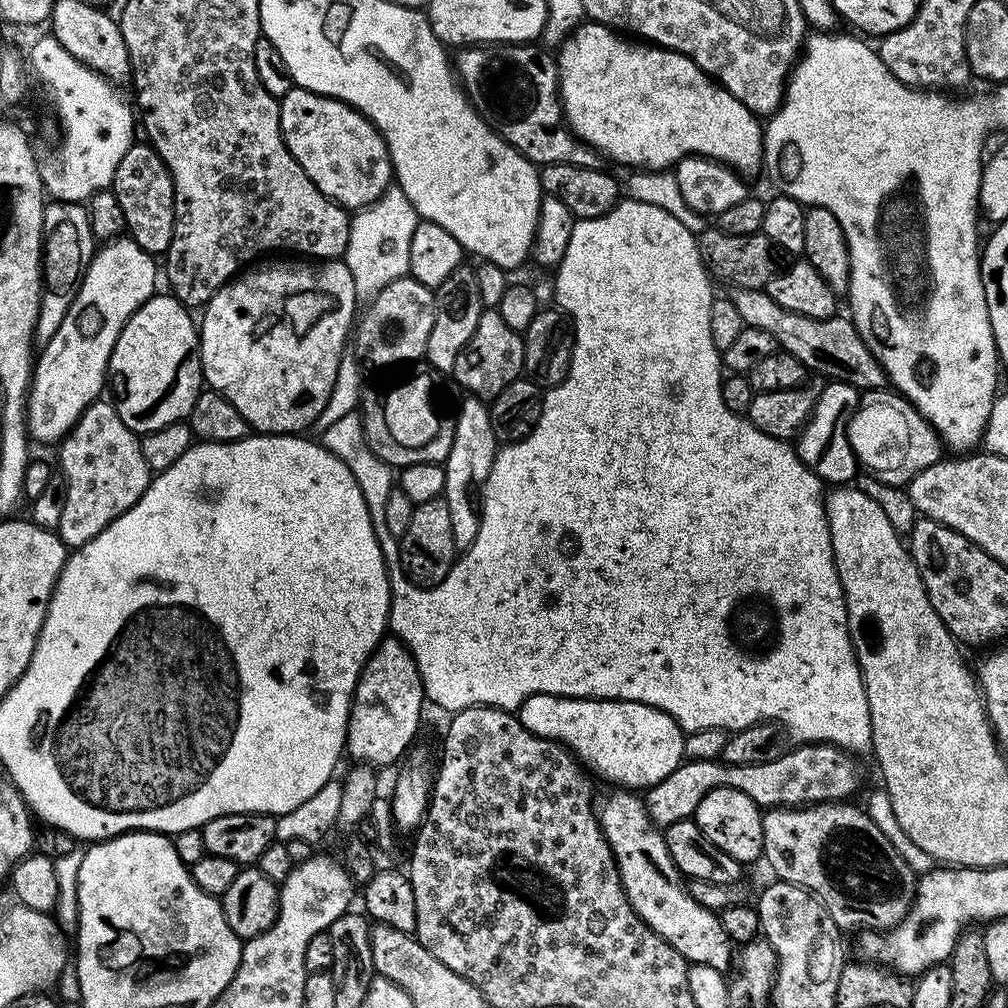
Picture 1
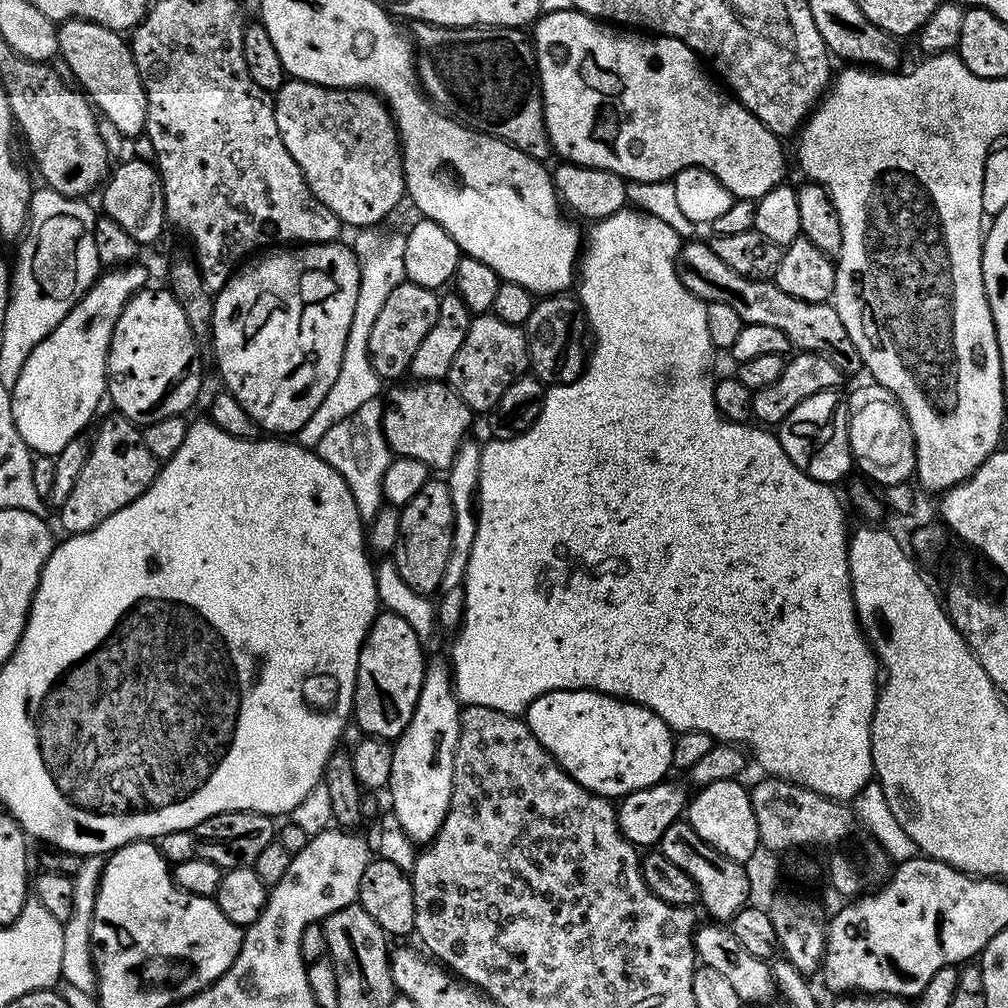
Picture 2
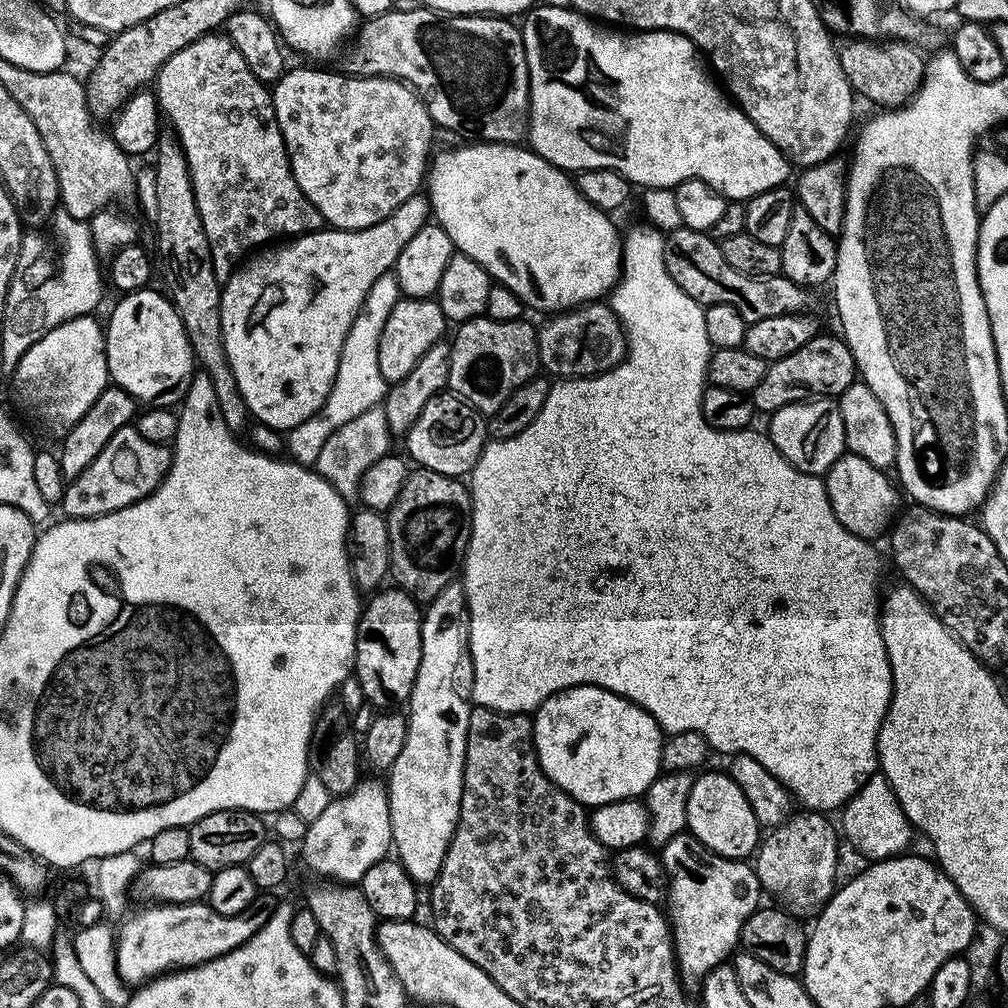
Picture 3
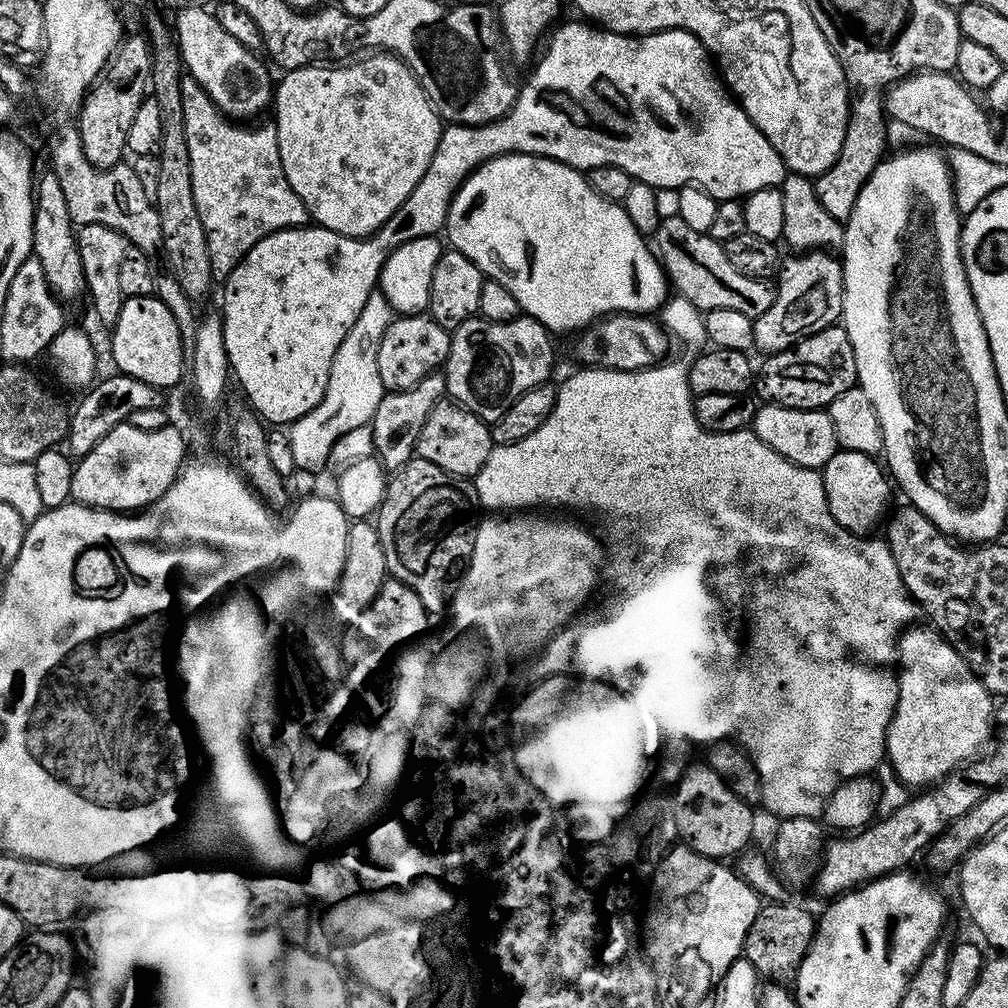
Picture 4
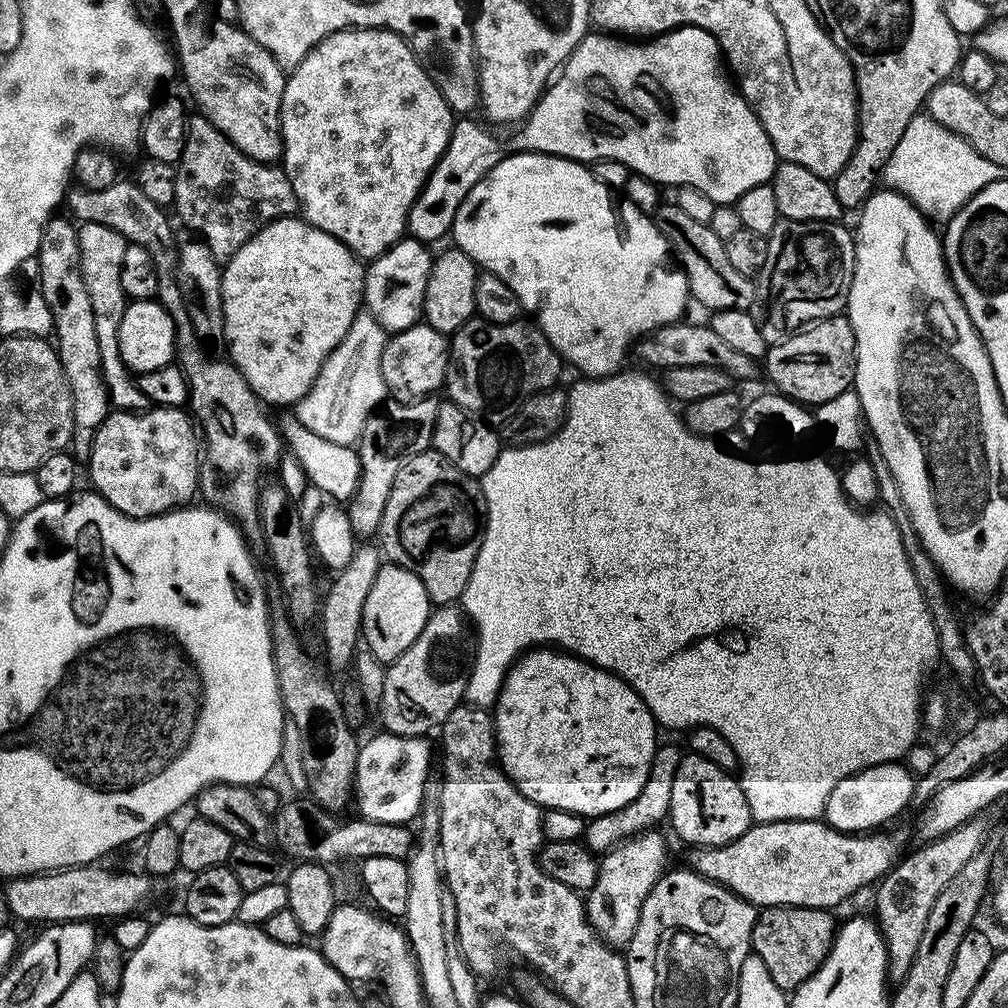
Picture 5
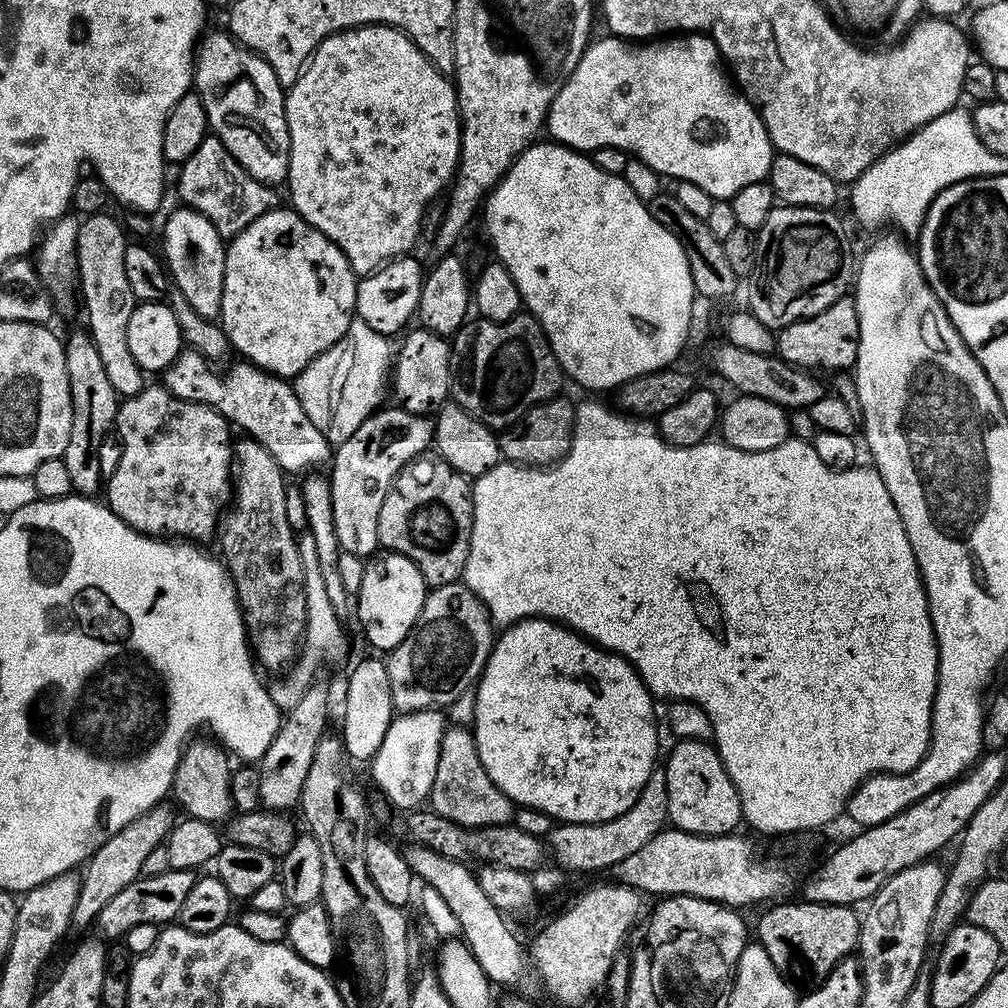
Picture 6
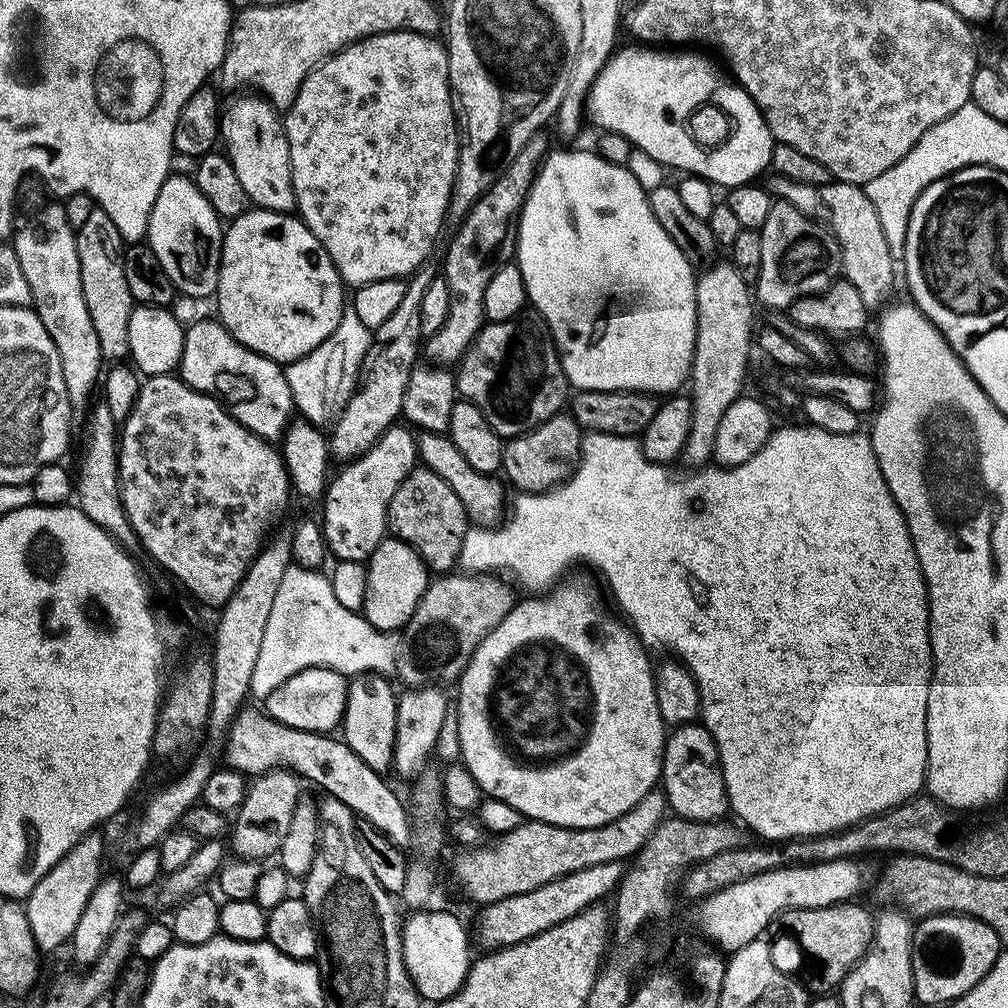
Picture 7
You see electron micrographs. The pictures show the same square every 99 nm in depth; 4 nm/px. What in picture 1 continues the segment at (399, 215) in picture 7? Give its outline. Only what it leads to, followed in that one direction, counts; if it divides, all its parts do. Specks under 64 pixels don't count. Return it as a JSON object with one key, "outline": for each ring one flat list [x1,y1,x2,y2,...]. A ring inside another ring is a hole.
{"outline":[[295,86,287,94,279,97,279,101,280,129,286,146,298,162,298,166,302,166,306,174,310,174,310,182,314,182,314,186,318,186,318,190,322,190,326,198,346,209,359,210,375,202,393,183,392,159,386,142,379,130,357,108,352,108,349,104,343,104,340,100,329,96,320,96,317,92]]}

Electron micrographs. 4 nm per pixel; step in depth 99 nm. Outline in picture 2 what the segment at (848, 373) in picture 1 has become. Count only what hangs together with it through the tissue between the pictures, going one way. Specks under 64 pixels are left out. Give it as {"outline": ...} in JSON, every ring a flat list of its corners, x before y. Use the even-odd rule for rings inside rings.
{"outline":[[685,239,680,245,680,252,676,256,676,273,690,290,700,300,709,304,714,302,726,302,742,318,745,324,761,324,762,326,774,326,786,334,793,349,802,352,822,354,824,358,830,358,834,366,842,374,861,371,860,355,850,342,850,334,846,334,846,326,842,326,842,318,838,318,838,310,835,304,825,302,802,302,802,298,794,298,786,294,772,280,751,280,726,266,718,254,714,254,711,243,700,240]]}

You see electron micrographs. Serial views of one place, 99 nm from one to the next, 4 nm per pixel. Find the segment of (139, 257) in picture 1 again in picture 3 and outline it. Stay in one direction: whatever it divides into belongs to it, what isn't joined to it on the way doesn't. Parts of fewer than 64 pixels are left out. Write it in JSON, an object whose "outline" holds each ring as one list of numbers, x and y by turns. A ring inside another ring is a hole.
{"outline":[[95,315,79,316,54,326,50,334,38,338,22,362,18,362,16,371,10,377,10,383,16,387,16,396,49,428,52,432,63,434,71,430,94,406,94,398,109,387,108,363,104,353,104,328,96,321]]}

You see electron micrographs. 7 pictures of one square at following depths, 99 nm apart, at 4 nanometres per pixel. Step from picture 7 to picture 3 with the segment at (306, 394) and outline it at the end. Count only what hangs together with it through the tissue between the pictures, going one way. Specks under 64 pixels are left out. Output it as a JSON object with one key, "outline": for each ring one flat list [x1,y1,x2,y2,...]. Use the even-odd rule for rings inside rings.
{"outline":[[395,271,382,274,382,278,378,278,378,282,370,286,370,294,366,294,346,334,346,342,342,342,342,358,338,362,338,374,334,378,334,386,326,398,322,411,306,418,306,422,294,426,286,433,286,452,296,463,305,466,315,465,322,446,340,426,345,426,346,422,353,421,383,401,386,385,382,378,382,370,378,370,378,338,382,338,382,326,386,326,390,310,394,310,394,306,401,298,402,293]]}

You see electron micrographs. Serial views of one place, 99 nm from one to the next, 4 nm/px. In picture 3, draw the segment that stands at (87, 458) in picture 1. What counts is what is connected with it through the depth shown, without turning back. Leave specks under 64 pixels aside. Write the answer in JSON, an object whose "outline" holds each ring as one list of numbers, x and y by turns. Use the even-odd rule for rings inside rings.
{"outline":[[135,426,118,430,110,442,94,458,94,462,76,480,65,487,62,501,63,515,73,520,88,520,92,516,105,516,137,504,154,491,172,465,172,448,146,442]]}

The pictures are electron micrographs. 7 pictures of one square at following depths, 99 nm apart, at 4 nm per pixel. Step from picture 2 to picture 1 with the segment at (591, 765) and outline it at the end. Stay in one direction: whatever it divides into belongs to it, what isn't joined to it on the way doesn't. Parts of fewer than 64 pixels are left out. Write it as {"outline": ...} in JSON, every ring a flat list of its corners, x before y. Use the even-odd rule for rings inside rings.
{"outline":[[534,694,530,698,526,698,526,702,522,705,520,709,518,709,518,715,520,721,522,721,522,723,524,723,524,725,526,726,526,730,530,730,532,733,534,733,534,735,543,738,543,740,555,740,556,743,564,745,564,747,567,748,568,751,571,752,572,755,576,757,577,761,579,761,579,763,583,765,583,767,587,769,589,773,597,772,597,774,600,775,602,779,609,780,610,783,616,784,612,786,619,786,621,789,624,790,647,790,651,788,653,784,662,782,666,778,666,774,670,774,671,772,673,772,674,769,678,767,678,765,682,763,682,761,684,760,684,738,686,735,684,729,678,726,678,722,674,722,674,718,670,714,666,714,665,712,659,712,659,710,657,710,656,708,646,706,642,702,634,702,633,700,579,700,578,698,574,698,573,696,555,696,554,694]]}

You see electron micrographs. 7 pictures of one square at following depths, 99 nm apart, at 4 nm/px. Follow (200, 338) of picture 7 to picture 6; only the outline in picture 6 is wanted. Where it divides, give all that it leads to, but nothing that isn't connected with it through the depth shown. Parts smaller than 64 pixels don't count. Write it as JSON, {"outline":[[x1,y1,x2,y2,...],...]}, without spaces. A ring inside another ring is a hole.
{"outline":[[184,346,174,362,162,373,162,386,174,398,189,400,195,404,209,404,211,408,224,415,229,425,241,428,241,433,247,434,251,439,256,440,264,449,278,462,278,466,283,468,285,473,300,472,307,473,309,470,319,469,319,464,327,465,330,460,330,445,328,439,310,422,306,410,302,410,302,402,298,402,296,389,287,379,273,376,270,372,263,372,255,364,239,362,240,364,229,363,225,372,215,372,213,365,198,350]]}

